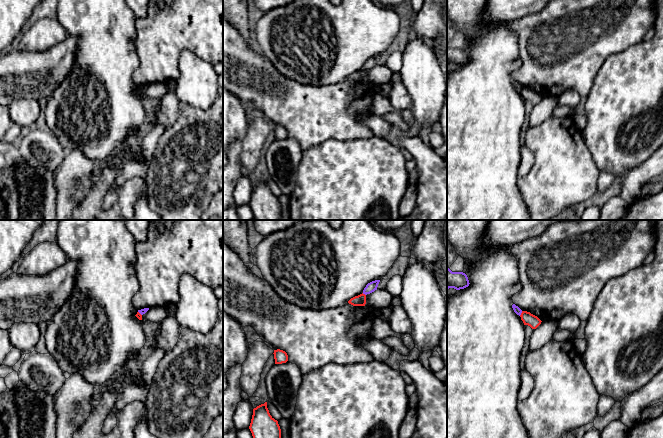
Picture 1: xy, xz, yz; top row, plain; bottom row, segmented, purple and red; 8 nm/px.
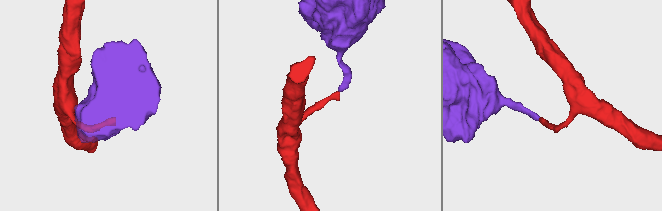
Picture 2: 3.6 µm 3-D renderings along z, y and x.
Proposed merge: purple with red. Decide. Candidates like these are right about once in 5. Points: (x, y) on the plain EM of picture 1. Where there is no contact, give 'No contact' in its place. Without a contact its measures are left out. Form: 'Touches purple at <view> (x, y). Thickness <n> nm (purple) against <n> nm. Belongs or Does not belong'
Touches purple at yz (521, 88). Thickness 60 nm (purple) against 100 nm. Does not belong

